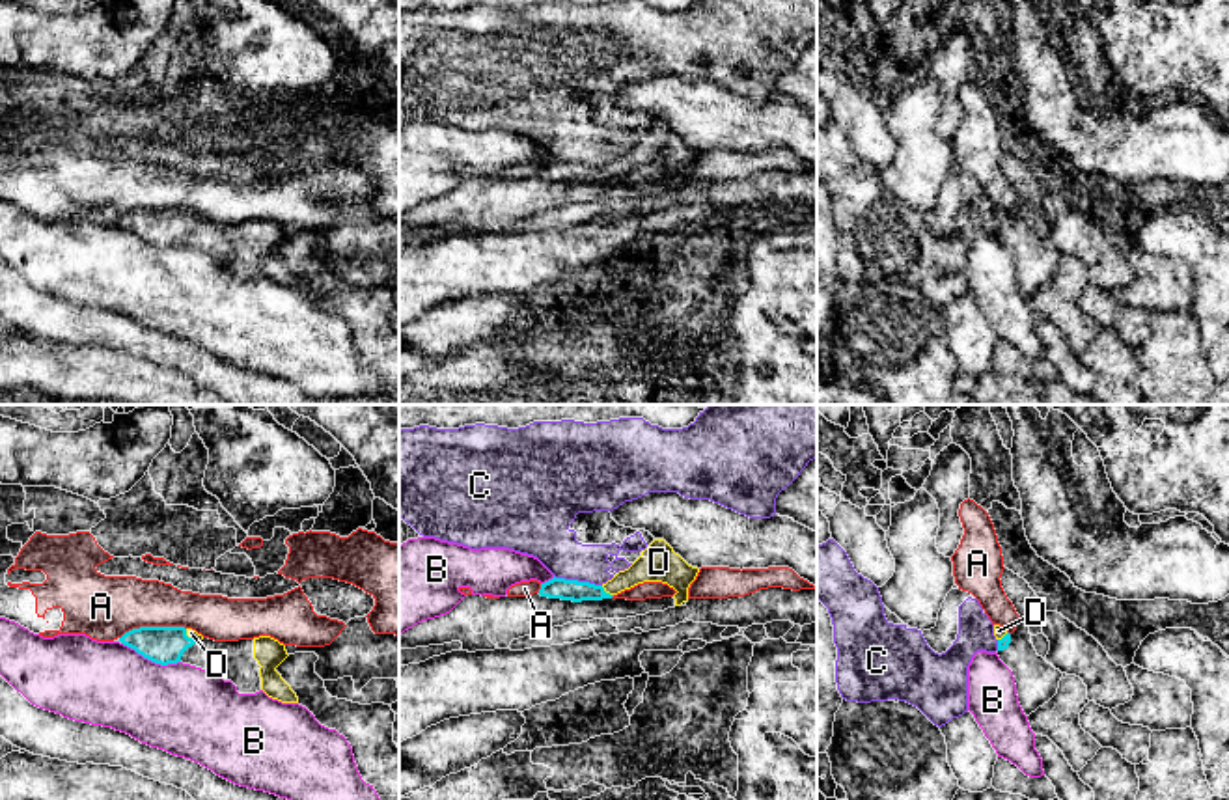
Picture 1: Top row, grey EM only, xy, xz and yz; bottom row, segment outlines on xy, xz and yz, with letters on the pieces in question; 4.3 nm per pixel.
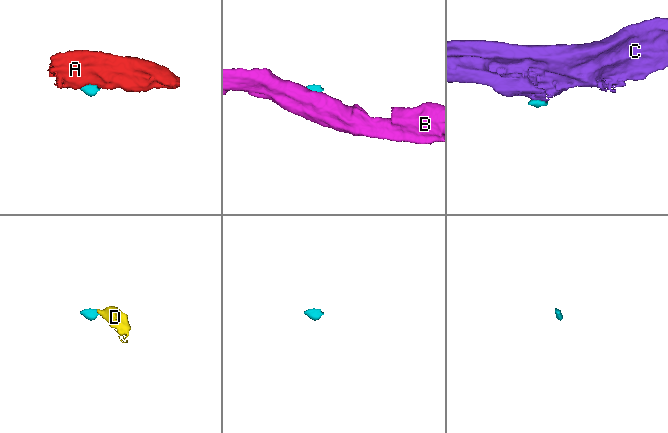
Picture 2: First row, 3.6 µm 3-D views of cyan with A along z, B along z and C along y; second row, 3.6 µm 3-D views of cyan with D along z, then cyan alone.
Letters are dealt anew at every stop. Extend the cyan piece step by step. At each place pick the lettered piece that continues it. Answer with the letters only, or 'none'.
D

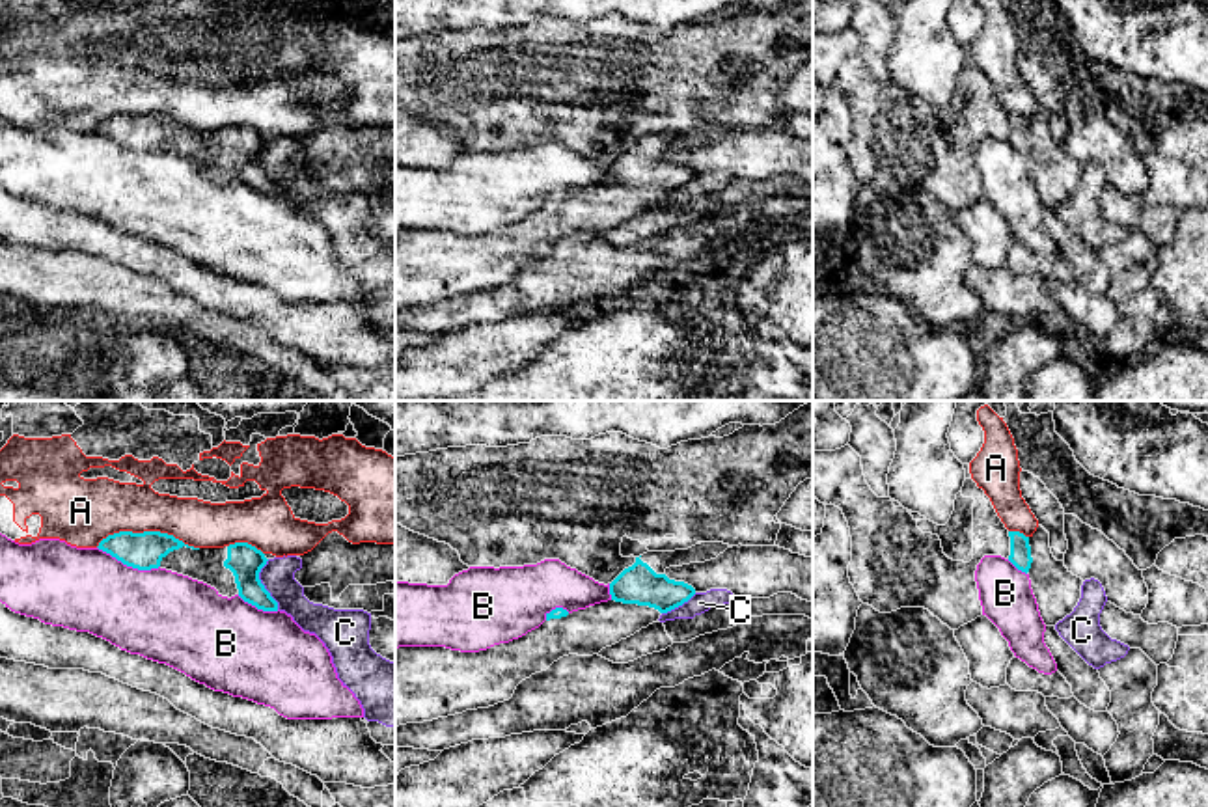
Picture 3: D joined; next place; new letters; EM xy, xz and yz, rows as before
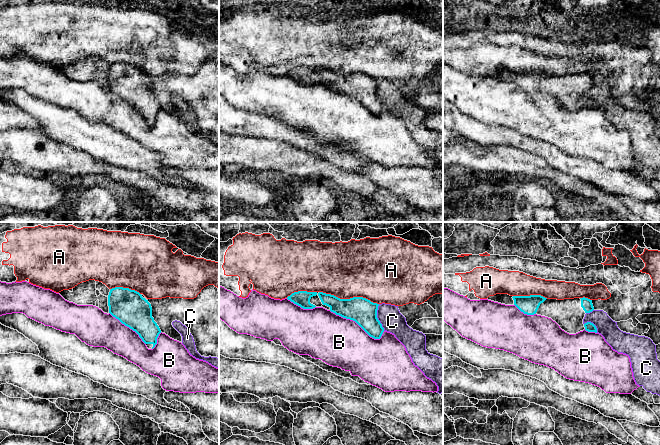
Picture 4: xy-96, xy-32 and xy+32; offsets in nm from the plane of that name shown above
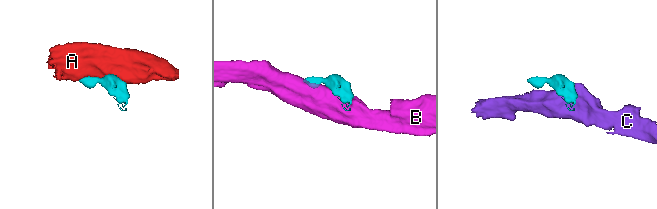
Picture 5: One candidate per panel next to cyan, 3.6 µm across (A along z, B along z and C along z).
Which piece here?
none

